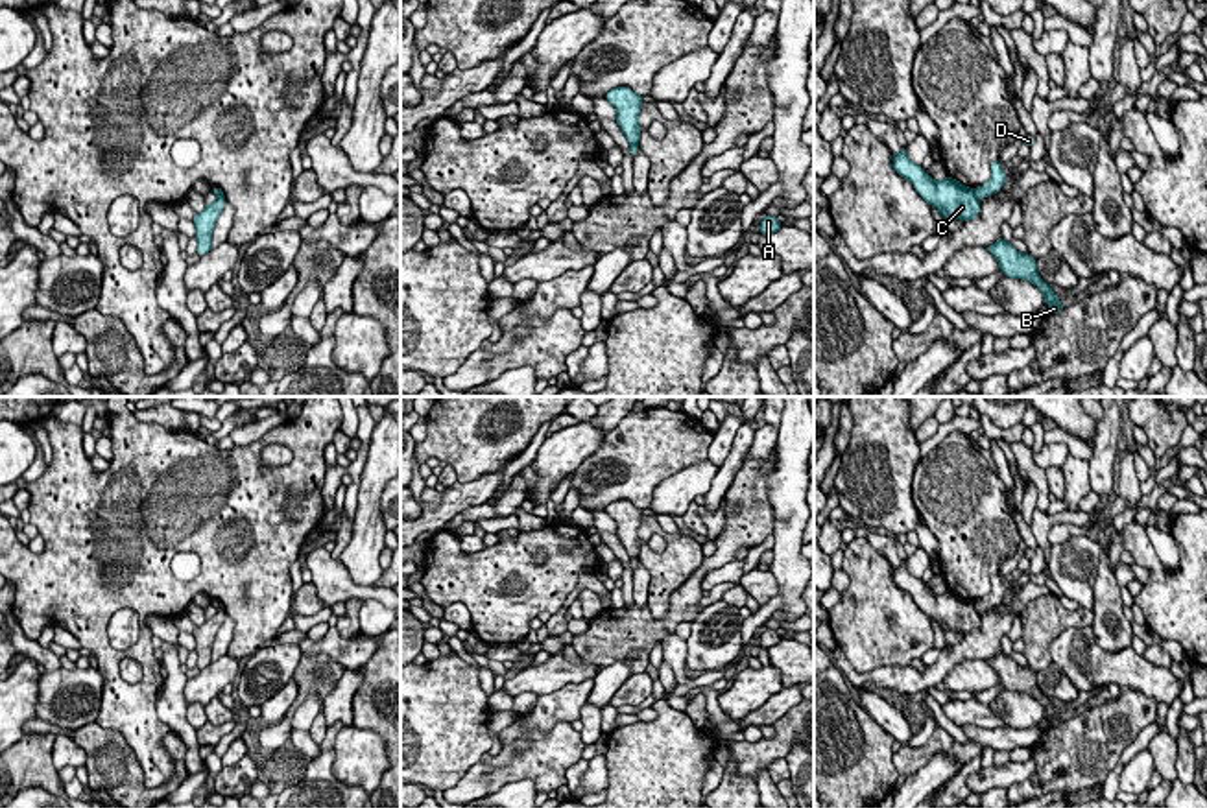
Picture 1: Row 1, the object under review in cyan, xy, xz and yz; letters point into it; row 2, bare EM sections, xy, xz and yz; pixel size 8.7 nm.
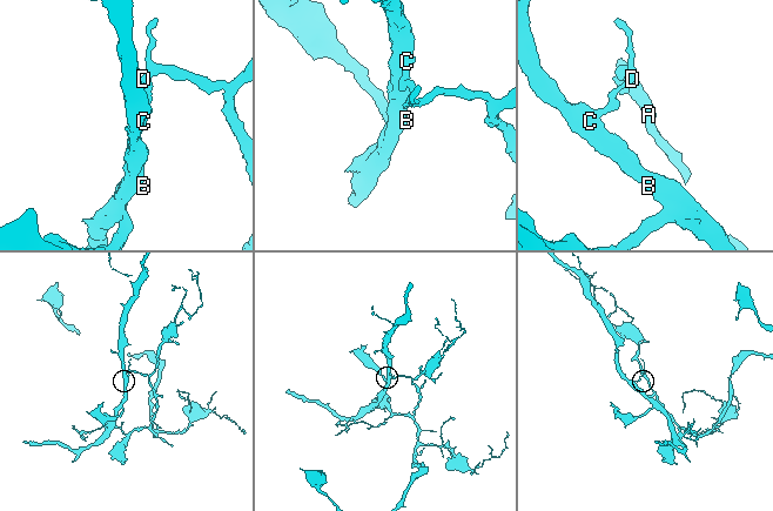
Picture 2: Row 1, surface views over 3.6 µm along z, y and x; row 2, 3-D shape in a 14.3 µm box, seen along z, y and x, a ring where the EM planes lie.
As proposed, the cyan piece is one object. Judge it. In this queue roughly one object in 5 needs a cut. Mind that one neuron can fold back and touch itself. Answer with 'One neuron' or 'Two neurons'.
Two neurons

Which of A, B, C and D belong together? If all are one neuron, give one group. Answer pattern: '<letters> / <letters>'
A D / B C

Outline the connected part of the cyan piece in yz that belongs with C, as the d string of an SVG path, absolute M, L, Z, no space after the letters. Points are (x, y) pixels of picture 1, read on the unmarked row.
M901 561L899 566L893 566L893 583L906 590L915 605L928 616L938 622L938 625L960 633L962 636L976 631L980 627L980 616L974 609L973 601L963 600L960 594L952 590L945 590L943 594L934 594L919 577L914 577L906 561Z

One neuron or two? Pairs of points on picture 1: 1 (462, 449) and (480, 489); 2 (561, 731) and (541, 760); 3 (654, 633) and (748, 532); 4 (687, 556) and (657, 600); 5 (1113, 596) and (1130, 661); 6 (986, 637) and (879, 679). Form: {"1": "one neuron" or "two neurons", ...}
{"1": "two neurons", "2": "one neuron", "3": "one neuron", "4": "one neuron", "5": "two neurons", "6": "one neuron"}

